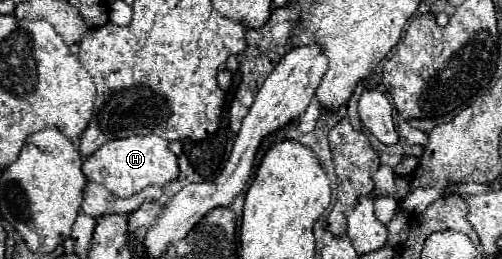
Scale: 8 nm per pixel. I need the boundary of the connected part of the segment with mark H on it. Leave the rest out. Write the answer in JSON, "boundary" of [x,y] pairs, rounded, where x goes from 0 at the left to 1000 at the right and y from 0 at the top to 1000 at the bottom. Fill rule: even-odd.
{"boundary":[[[317,521],[289,529],[253,529],[253,537],[221,537],[205,568],[197,568],[165,637],[165,660],[177,699],[193,699],[225,737],[233,761],[261,761],[281,745],[301,714],[333,714],[337,699],[357,683],[353,598],[333,568],[337,552]]]}

